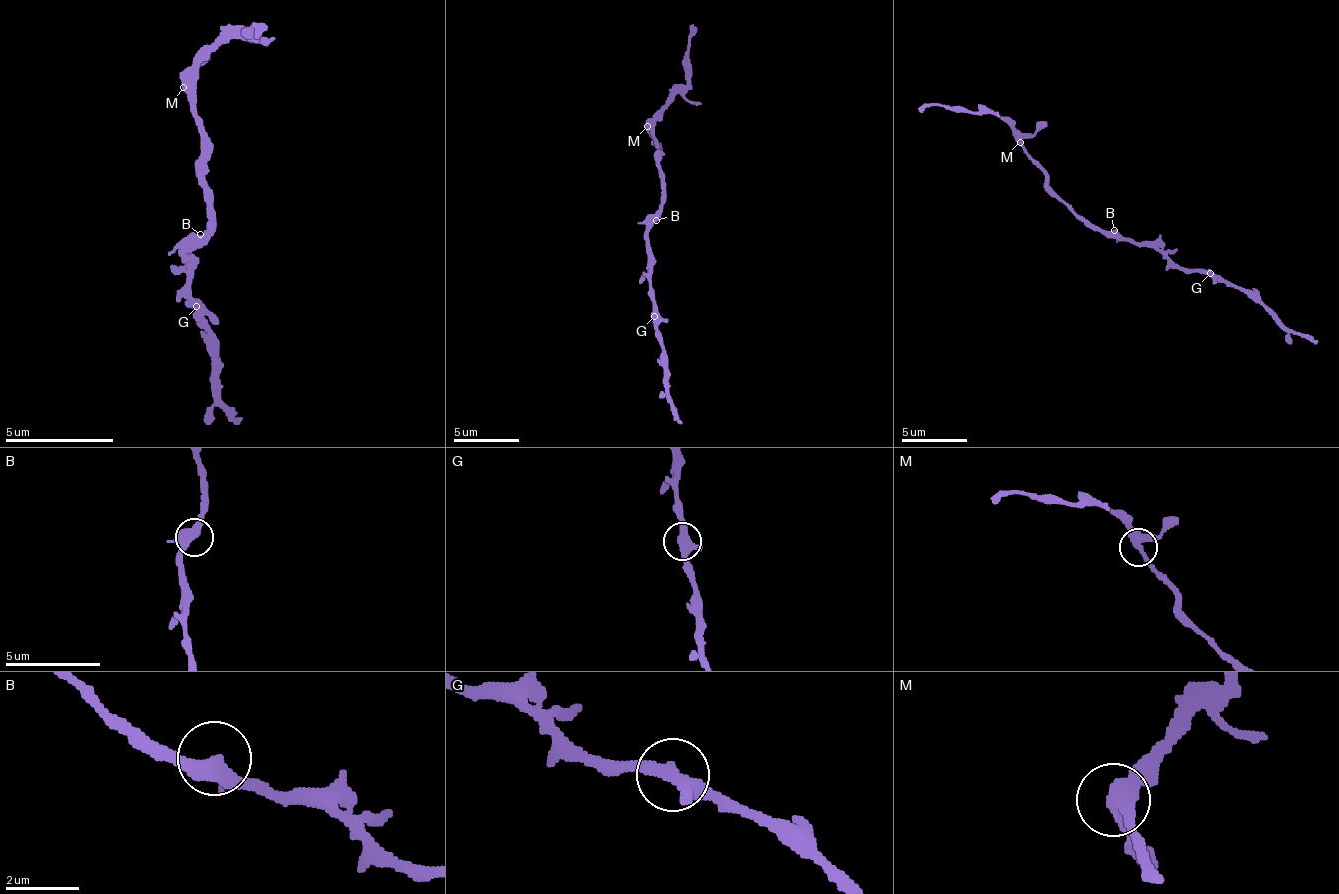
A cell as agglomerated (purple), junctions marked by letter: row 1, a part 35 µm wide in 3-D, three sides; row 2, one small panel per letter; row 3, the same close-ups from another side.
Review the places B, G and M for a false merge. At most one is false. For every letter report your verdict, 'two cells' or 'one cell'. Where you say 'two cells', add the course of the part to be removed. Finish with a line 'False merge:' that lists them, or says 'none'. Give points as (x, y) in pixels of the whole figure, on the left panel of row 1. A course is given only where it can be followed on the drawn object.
B: one cell
G: one cell
M: one cell
False merge: none

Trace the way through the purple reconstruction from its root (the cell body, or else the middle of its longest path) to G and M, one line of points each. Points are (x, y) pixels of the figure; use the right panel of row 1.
G: (1104, 230), (1114, 230), (1137, 243), (1157, 243), (1180, 266), (1209, 272)
M: (1104, 230), (1085, 224), (1049, 184), (1049, 175), (1020, 142)

